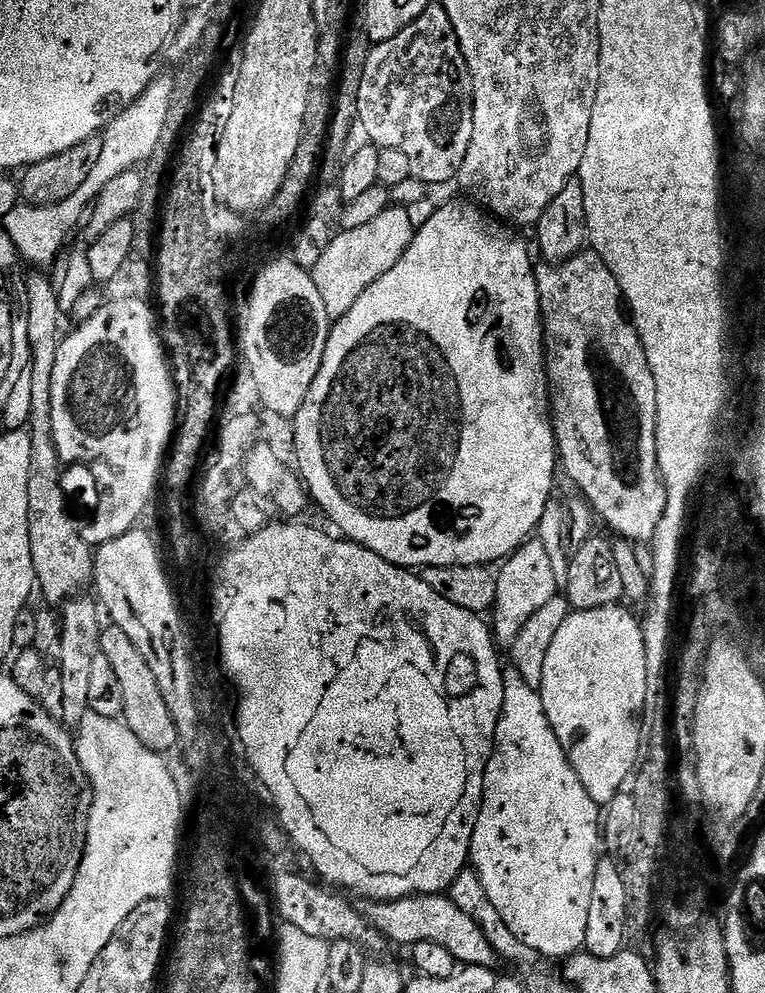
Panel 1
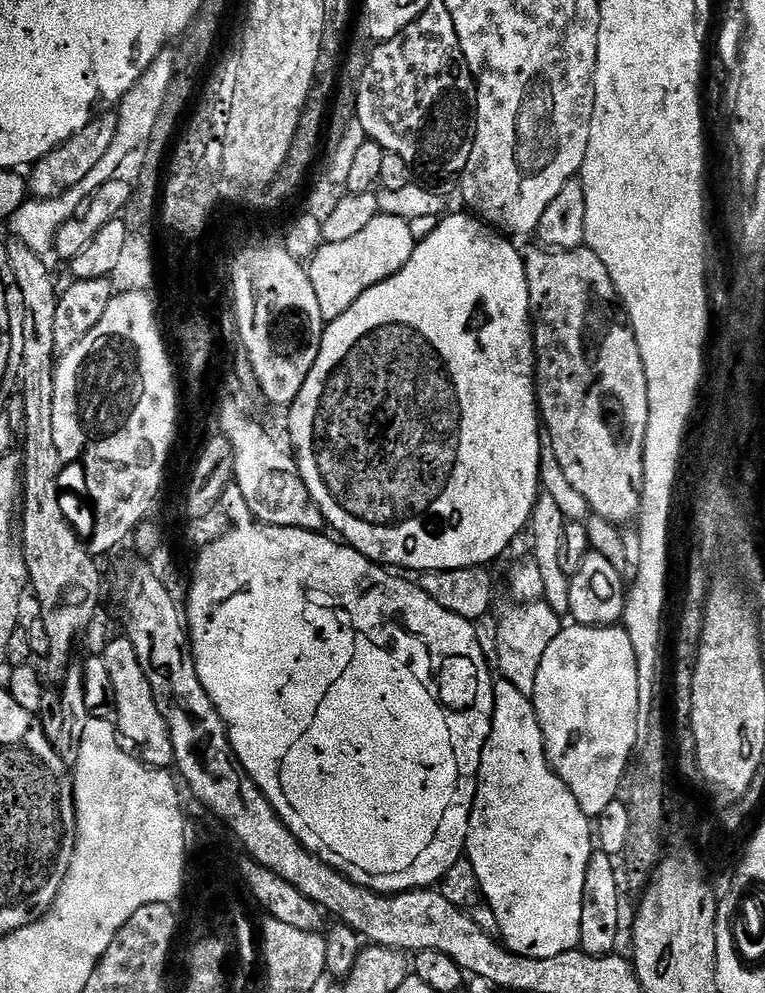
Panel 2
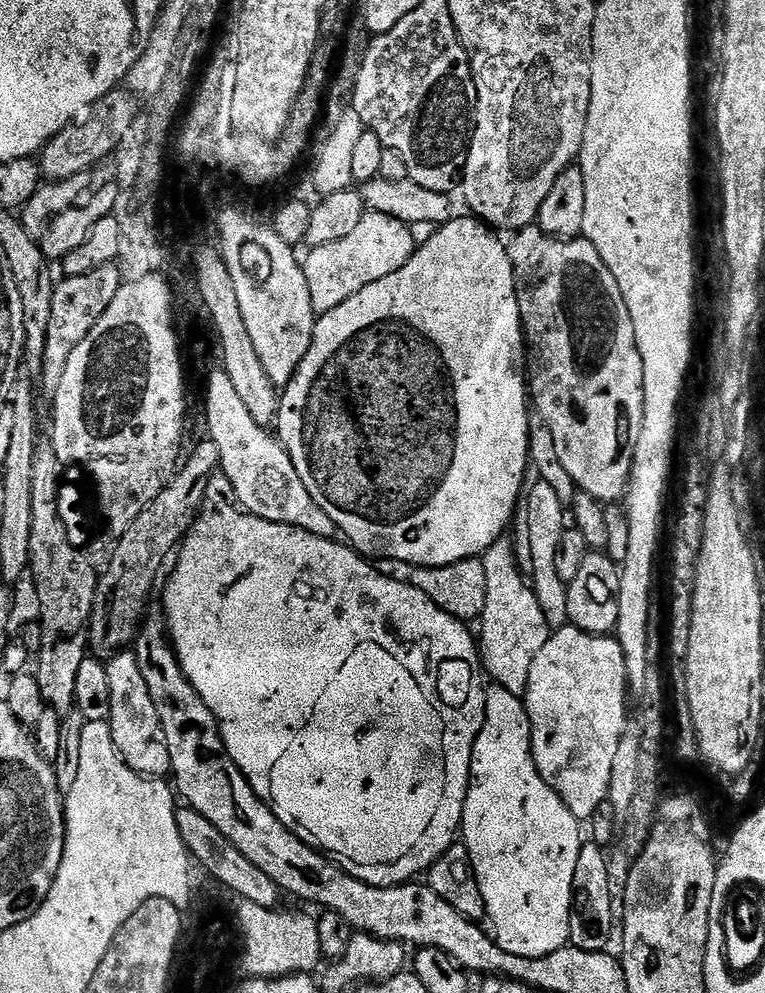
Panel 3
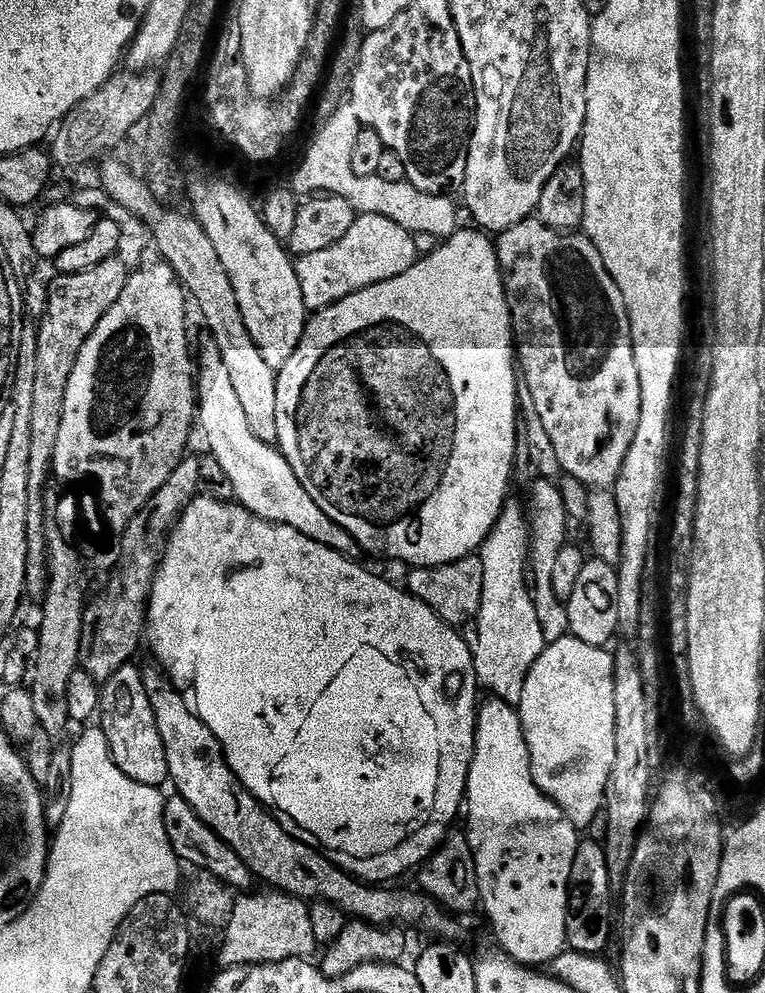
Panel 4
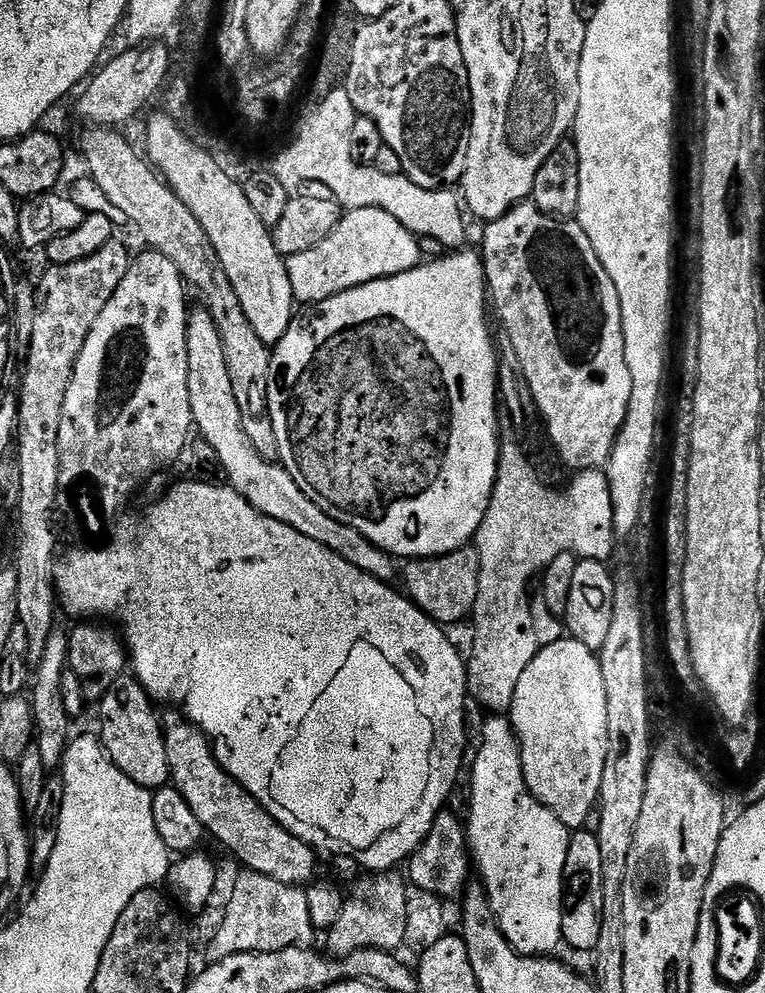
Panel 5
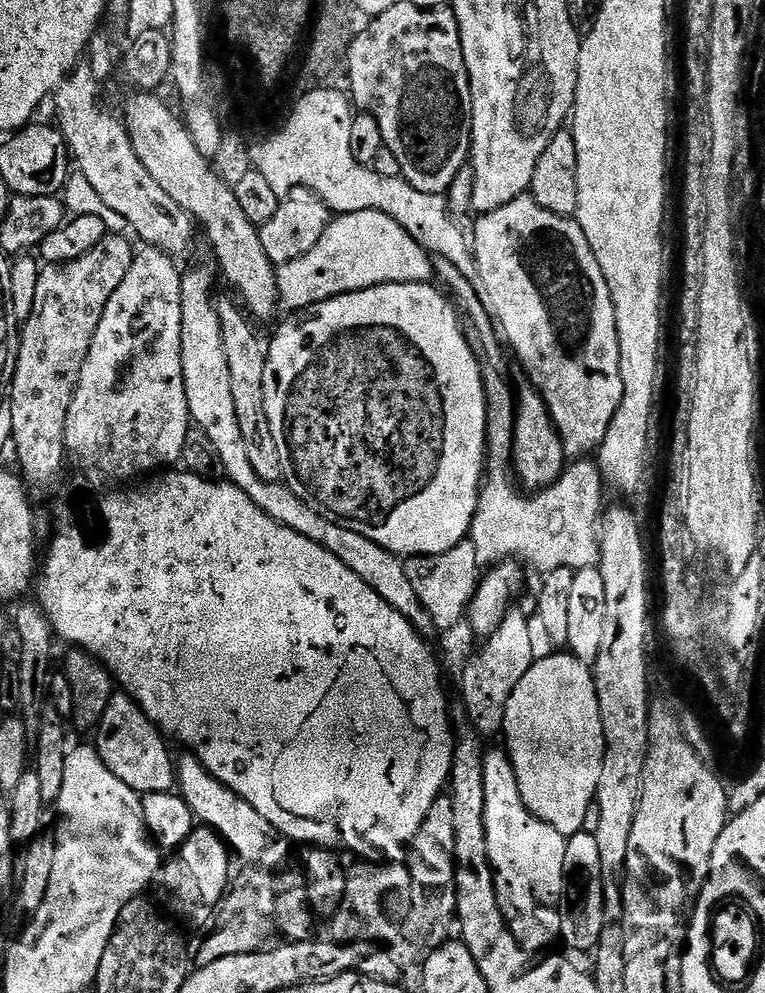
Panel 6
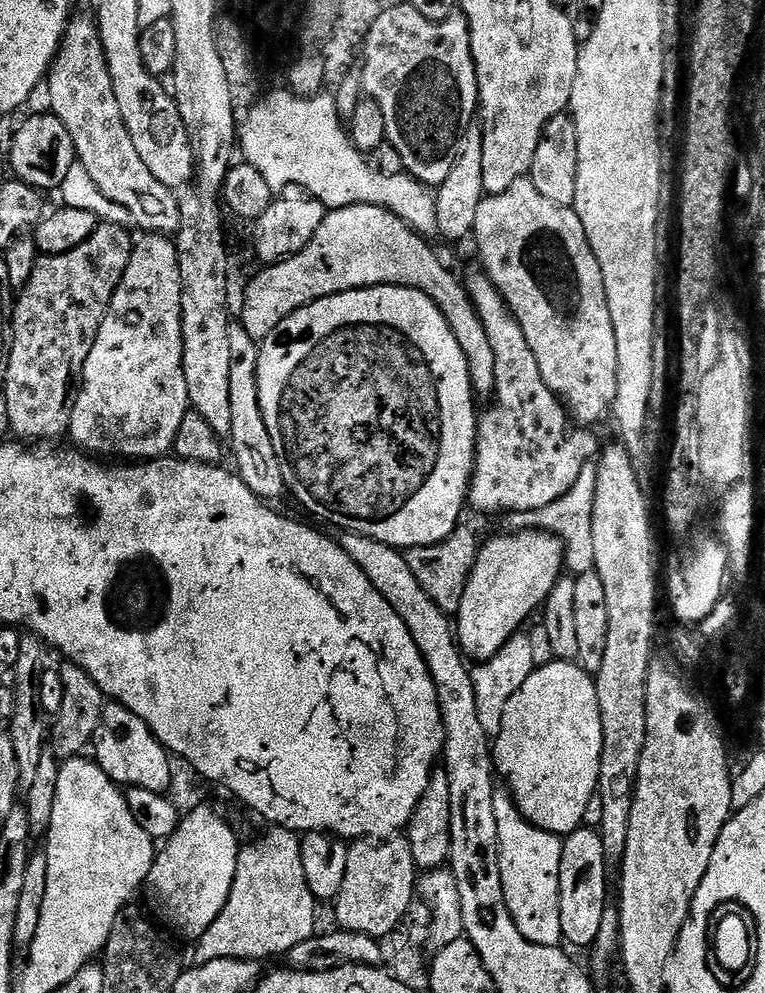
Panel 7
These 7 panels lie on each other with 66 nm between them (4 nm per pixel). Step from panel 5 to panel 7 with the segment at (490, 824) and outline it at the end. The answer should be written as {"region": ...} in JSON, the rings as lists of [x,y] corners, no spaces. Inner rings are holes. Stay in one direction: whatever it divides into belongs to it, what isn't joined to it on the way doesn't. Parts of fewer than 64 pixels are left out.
{"region":[[[508,794],[494,798],[494,818],[498,822],[502,890],[512,920],[522,938],[540,948],[555,948],[564,939],[560,917],[560,863],[564,849],[561,837],[529,823]]]}

